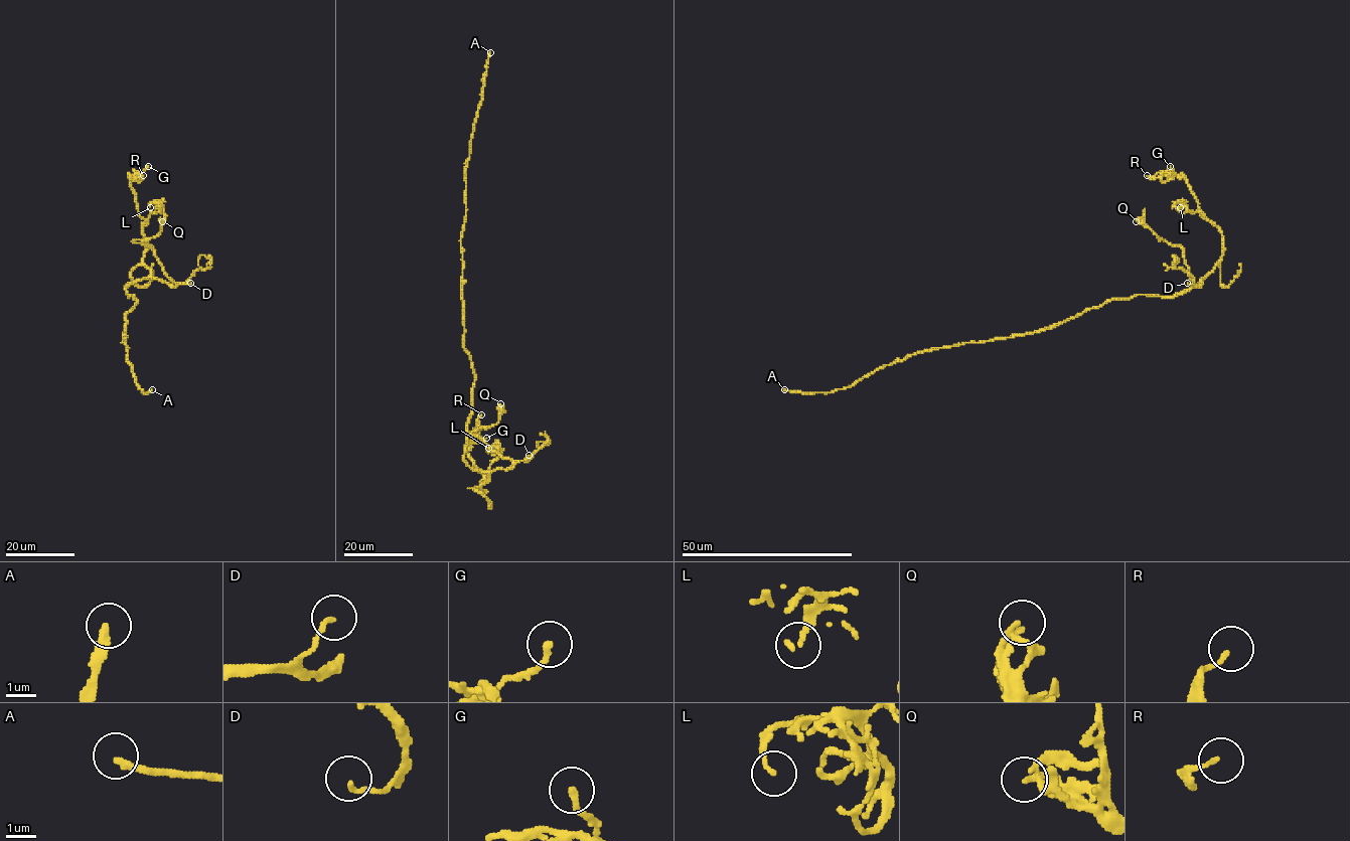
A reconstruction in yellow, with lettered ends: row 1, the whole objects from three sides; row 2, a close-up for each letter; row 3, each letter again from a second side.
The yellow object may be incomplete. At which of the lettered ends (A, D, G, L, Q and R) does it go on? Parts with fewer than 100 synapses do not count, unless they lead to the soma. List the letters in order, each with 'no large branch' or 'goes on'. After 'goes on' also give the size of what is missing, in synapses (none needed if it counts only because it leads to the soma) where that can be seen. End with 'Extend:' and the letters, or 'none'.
A: goes on | 450 syn
D: no large branch
G: no large branch
L: no large branch
Q: no large branch
R: no large branch
Extend: A

